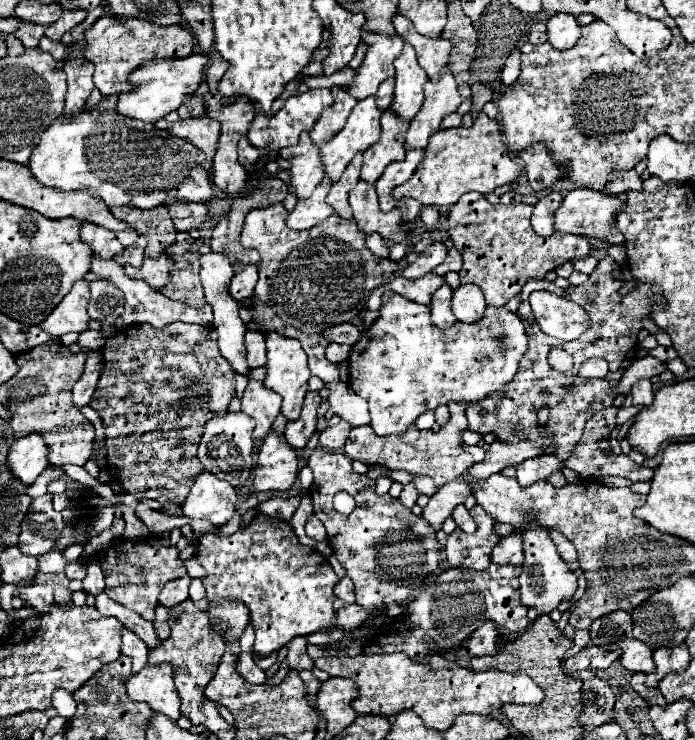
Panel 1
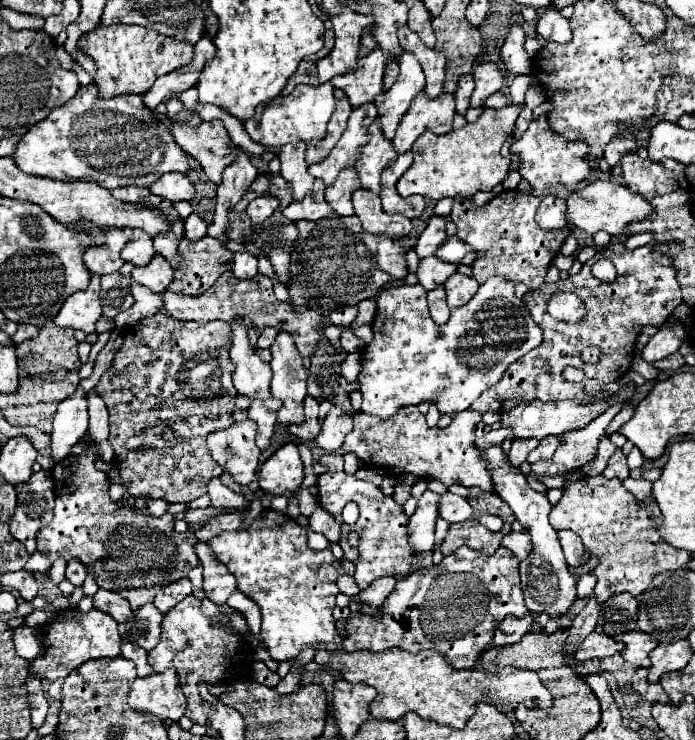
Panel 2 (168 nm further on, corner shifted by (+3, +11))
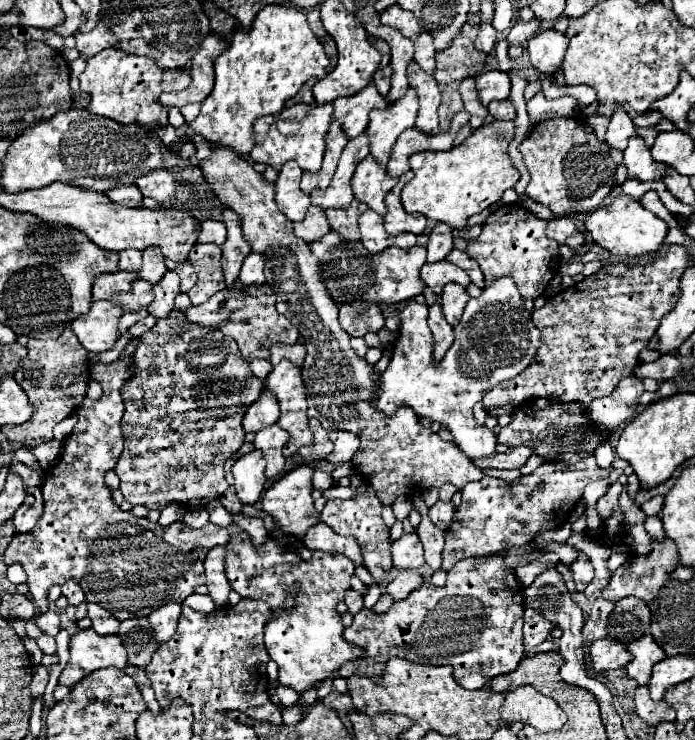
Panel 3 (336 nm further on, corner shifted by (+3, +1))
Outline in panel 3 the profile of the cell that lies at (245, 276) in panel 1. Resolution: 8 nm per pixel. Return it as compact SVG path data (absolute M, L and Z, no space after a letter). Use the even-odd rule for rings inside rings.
M250 253L242 263L238 279L244 285L264 285L266 279L264 279L262 271L264 271L264 257L256 255L256 253Z

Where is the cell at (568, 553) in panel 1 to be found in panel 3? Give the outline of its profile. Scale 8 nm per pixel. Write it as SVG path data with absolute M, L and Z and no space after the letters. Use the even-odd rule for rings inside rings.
M582 551L578 553L578 559L570 565L570 571L572 571L572 575L574 575L576 591L584 591L584 587L586 587L586 585L592 581L592 577L594 577L594 569L592 569L588 557L586 557Z

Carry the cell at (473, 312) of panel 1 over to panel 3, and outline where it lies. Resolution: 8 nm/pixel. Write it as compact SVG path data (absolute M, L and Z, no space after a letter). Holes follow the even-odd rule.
M448 283L444 287L440 301L442 301L442 311L444 311L450 325L456 325L460 321L468 299L470 299L468 291L464 287L460 287L458 283Z

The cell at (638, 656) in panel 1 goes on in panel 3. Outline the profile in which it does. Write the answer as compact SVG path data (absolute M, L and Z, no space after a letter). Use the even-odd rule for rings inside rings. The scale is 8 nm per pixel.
M644 635L628 645L628 651L632 653L632 661L626 665L626 671L632 679L636 679L640 685L646 685L650 681L652 667L662 661L666 655L660 651L652 635Z

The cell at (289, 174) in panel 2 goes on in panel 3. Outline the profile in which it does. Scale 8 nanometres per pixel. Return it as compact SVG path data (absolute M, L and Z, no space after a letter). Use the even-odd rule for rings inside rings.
M288 161L280 169L280 177L276 181L276 203L278 209L290 221L302 221L306 217L306 209L310 207L310 197L300 189L302 169L296 161Z

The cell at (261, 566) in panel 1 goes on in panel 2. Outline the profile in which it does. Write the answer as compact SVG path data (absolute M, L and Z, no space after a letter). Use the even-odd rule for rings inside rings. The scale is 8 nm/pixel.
M262 509L262 513L252 521L248 529L228 531L208 541L214 549L218 561L222 561L228 571L236 577L238 589L248 595L258 607L262 615L262 639L268 645L268 653L274 661L294 661L298 653L306 647L316 649L320 643L338 643L342 635L336 629L336 619L332 617L332 609L336 607L336 579L344 573L340 561L332 555L330 549L312 551L306 545L306 531L292 517L278 513L274 509Z

